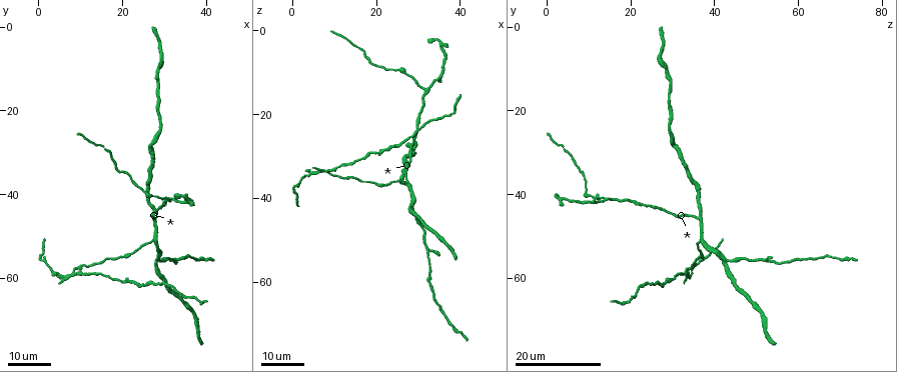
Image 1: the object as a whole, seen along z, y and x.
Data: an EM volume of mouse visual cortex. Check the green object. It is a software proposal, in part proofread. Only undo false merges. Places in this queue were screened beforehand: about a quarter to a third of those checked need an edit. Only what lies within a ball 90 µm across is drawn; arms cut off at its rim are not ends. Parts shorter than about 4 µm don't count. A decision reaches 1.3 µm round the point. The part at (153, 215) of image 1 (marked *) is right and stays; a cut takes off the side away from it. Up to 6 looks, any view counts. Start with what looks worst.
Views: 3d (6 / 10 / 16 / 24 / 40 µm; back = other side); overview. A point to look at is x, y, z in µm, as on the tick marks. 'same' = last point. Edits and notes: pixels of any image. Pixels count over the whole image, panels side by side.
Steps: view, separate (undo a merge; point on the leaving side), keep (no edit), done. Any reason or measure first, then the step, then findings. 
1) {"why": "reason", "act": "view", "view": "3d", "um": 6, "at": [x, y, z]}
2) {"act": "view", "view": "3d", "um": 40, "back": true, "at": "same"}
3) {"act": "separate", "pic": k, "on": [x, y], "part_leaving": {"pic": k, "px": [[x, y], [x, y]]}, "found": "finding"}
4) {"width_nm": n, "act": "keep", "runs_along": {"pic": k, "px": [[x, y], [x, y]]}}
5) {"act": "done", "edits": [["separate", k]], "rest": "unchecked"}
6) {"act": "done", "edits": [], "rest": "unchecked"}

{"why": "a fork", "act": "view", "view": "3d", "um": 16, "at": [8.5, 59.0, 33.0]}

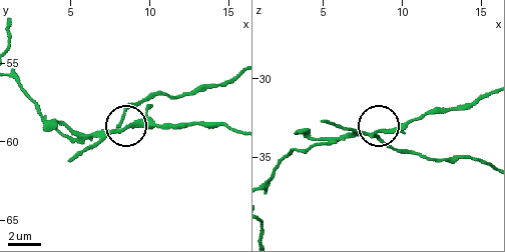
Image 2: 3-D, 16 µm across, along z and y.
{"act": "view", "view": "3d", "um": 10, "at": [8.1, 59.3, 33.5]}

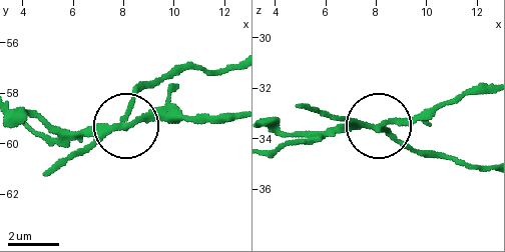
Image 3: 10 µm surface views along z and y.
{"width_nm": 200, "act": "separate", "pic": 3, "on": [71, 136], "found": "a second neuron is stuck on"}

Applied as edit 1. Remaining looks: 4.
{"why": "three-way junction", "act": "view", "view": "3d", "um": 24, "at": [27.0, 51.0, 37.0]}

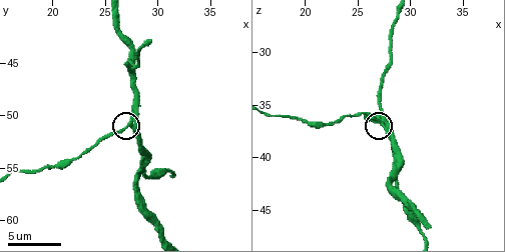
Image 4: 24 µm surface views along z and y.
{"act": "view", "view": "3d", "um": 10, "at": [27.2, 51.0, 36.8]}

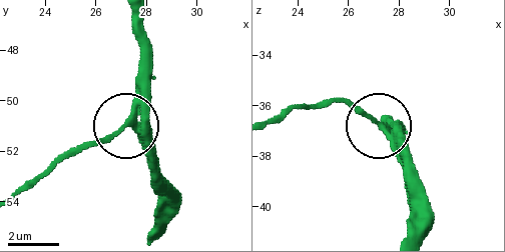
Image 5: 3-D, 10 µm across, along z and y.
{"act": "keep", "found": "continuous, no second neuron"}

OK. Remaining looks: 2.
{"why": "sudden change in width", "act": "view", "view": "3d", "um": 16, "at": [30.0, 41.5, 21.0]}

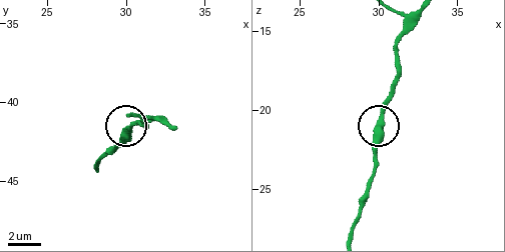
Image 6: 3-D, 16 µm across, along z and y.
{"why": "closer look", "act": "view", "view": "3d", "um": 6, "at": [30.2, 41.8, 20.6]}

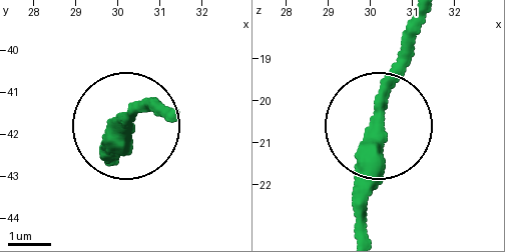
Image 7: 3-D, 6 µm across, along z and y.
{"act": "keep", "runs_along": {"pic": 7, "px": [[363, 233], [363, 158], [406, 22]]}, "found": "continuous, no second neuron"}

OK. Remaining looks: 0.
{"act": "done", "edits": [["separate", 3]], "rest": "unchecked"}

